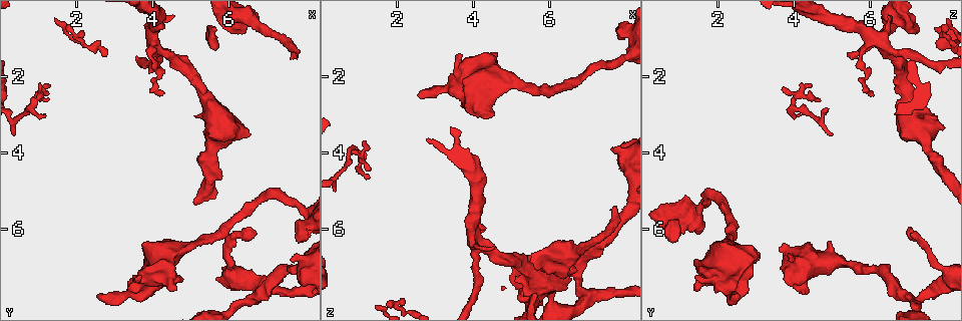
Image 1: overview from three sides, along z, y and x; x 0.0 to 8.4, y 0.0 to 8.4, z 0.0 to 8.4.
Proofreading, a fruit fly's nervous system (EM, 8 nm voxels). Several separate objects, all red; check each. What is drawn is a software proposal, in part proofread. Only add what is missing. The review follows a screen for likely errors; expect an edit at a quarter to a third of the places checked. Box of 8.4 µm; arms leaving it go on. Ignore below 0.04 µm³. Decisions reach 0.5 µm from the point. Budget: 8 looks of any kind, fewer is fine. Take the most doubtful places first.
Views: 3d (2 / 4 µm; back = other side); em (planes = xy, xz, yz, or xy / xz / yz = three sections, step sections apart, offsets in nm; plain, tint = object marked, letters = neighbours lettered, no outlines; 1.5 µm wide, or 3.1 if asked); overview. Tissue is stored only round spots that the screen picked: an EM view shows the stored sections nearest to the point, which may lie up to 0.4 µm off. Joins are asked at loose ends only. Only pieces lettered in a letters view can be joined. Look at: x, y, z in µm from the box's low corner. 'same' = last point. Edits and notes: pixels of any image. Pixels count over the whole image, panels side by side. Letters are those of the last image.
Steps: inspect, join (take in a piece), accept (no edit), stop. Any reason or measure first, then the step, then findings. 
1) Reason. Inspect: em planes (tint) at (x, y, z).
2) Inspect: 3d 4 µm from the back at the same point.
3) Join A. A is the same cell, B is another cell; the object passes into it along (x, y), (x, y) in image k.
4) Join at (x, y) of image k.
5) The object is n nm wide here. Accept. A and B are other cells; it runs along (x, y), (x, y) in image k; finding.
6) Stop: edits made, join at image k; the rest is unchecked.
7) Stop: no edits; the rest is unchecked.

Free end. Inspect: 3d 4 µm at (7.75, 1.40, 5.45).

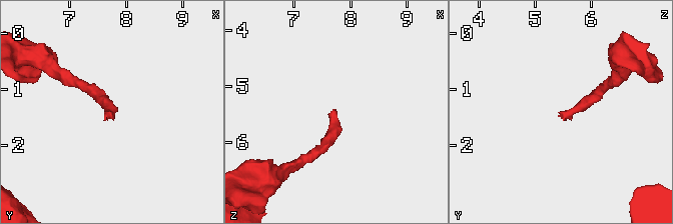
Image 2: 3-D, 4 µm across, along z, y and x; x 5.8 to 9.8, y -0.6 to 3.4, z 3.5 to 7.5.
Inspect: em planes (tint) at (7.65, 1.45, 5.40).

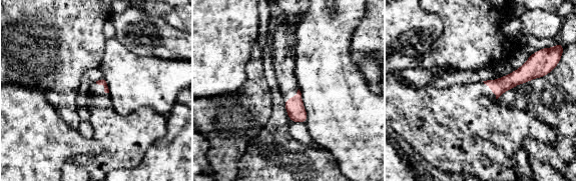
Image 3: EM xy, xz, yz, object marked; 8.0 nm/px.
Inspect: em planes (letters) at the same point.

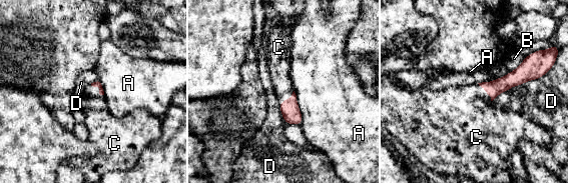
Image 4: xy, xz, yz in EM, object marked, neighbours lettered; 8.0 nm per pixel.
Join at (98, 120) of image 4. C is the same cell, A, B and D are other cells; the object passes into it along (95, 84), (99, 89), (98, 120) in image 4; the neuron continues.

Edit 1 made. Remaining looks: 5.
Inspect: overview.

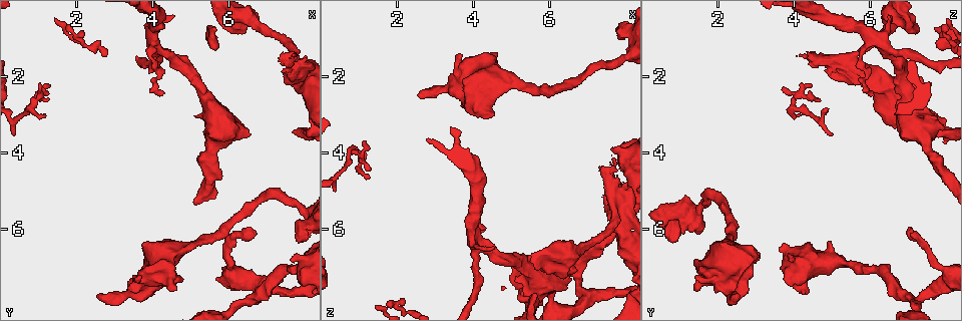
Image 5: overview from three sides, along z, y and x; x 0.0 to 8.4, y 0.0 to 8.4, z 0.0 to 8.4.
Inspect: 3d 2 µm at (2.60, 7.65, 2.55).

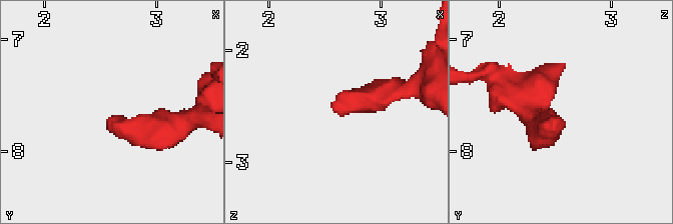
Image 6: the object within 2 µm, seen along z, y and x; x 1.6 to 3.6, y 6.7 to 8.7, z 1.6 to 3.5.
Shape alone is not enough. Inspect: em planes (letters) at (2.56, 7.70, 2.52).

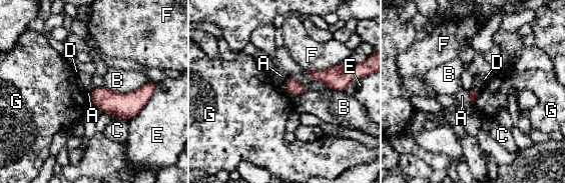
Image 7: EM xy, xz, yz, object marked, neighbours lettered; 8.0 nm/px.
Accept. A, B, C, D, E, F and G are other cells; a border runs along (284, 83), (287, 92) in image 7; no lettered piece goes on from it.

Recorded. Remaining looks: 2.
Stop: edits made, join at image 4; the rest is unchecked.

